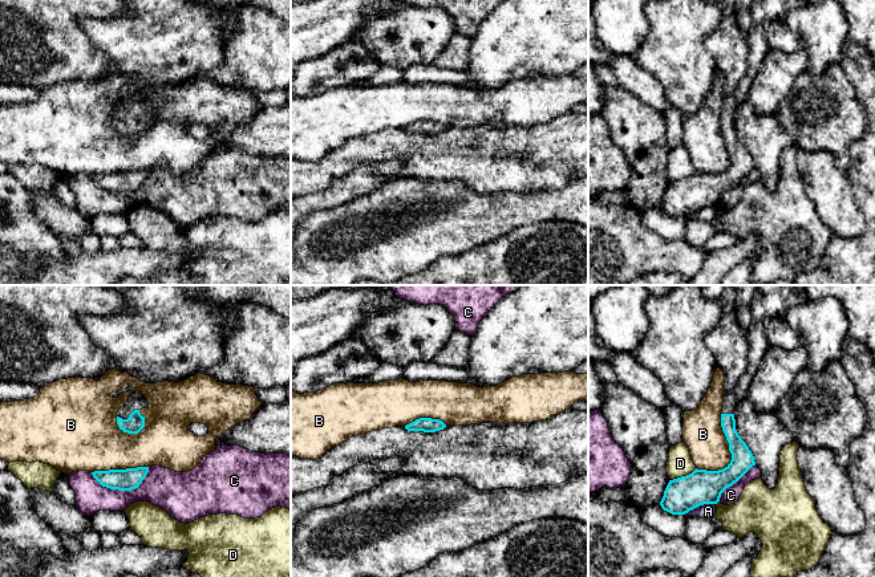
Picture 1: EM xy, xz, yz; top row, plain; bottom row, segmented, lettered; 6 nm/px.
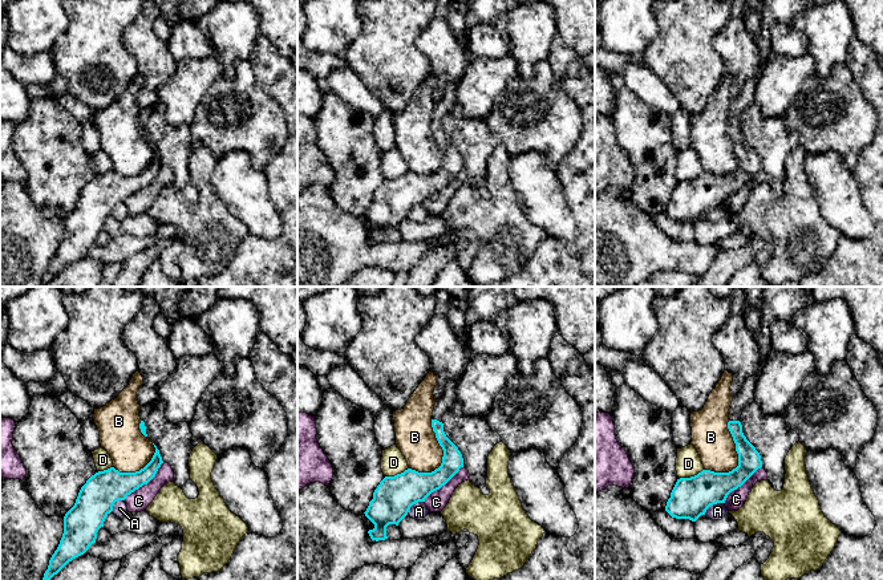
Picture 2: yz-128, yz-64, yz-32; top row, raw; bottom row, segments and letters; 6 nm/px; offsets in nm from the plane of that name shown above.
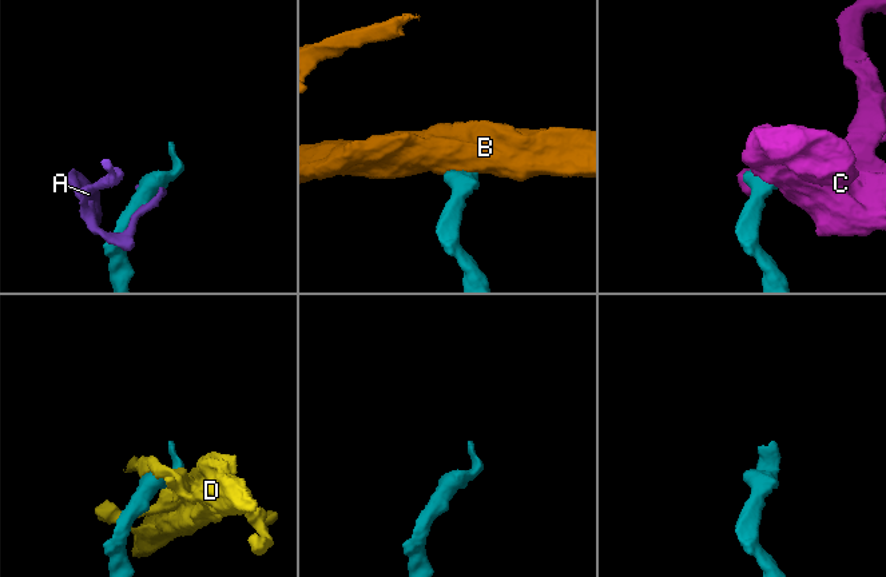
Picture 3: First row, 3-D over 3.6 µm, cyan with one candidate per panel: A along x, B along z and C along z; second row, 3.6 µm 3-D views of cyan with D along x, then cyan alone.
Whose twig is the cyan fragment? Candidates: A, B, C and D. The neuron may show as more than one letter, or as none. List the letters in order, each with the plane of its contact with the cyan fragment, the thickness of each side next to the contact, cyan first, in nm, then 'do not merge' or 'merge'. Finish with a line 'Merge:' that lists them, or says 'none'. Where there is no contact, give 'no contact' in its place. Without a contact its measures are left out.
A: yz | 220/100 nm | do not merge
B: yz | 190/240 nm | do not merge
C: xy | 130/240 nm | do not merge
D: yz | 220/150 nm | do not merge
Merge: none

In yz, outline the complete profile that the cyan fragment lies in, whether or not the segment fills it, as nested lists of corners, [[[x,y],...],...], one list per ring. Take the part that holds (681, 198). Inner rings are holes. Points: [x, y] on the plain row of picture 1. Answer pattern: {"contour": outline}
{"contour": [[[753,0],[752,28],[746,33],[749,68],[736,89],[724,96],[721,130],[729,146],[730,166],[718,174],[694,172],[686,179],[669,183],[660,208],[672,218],[685,218],[704,208],[717,207],[721,196],[737,186],[753,168],[754,159],[736,133],[734,114],[748,101],[749,88],[769,50],[763,24],[781,20],[789,12],[806,5],[809,0]]]}

